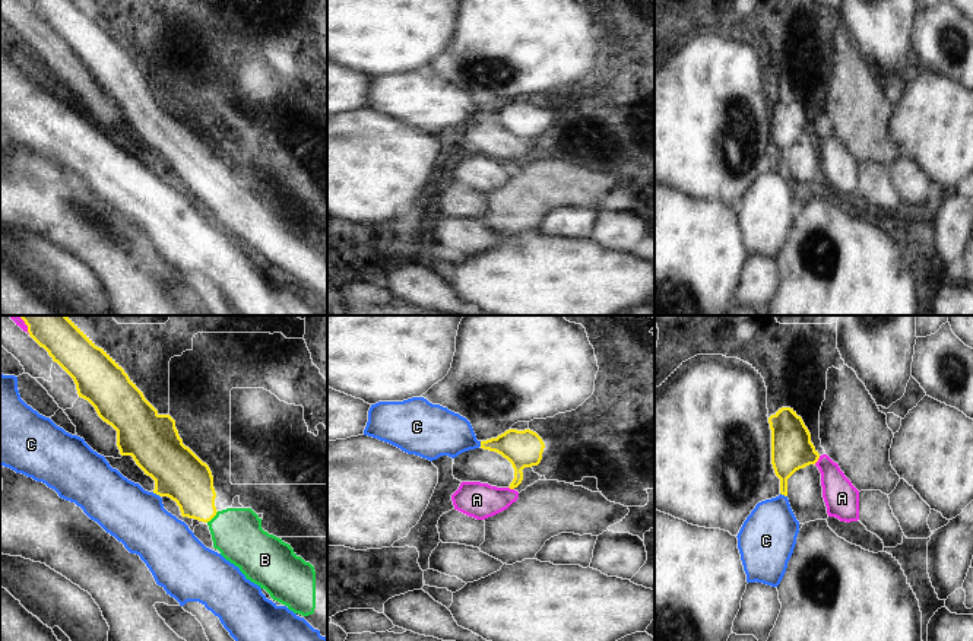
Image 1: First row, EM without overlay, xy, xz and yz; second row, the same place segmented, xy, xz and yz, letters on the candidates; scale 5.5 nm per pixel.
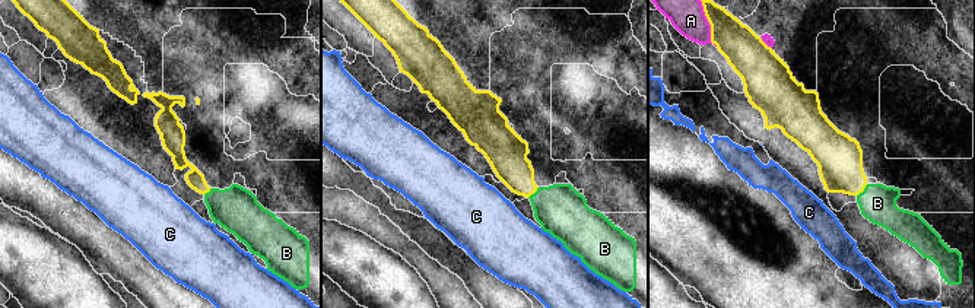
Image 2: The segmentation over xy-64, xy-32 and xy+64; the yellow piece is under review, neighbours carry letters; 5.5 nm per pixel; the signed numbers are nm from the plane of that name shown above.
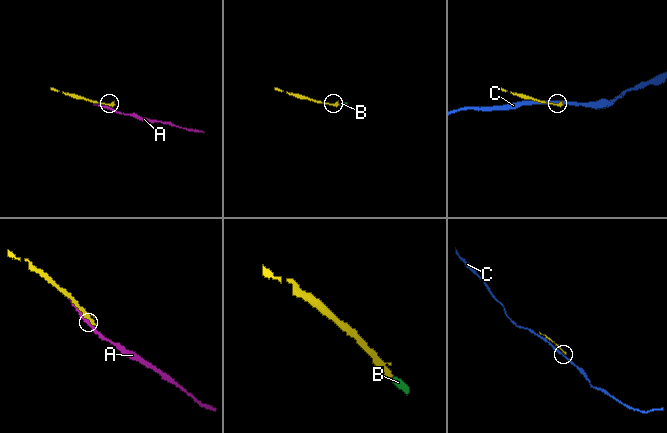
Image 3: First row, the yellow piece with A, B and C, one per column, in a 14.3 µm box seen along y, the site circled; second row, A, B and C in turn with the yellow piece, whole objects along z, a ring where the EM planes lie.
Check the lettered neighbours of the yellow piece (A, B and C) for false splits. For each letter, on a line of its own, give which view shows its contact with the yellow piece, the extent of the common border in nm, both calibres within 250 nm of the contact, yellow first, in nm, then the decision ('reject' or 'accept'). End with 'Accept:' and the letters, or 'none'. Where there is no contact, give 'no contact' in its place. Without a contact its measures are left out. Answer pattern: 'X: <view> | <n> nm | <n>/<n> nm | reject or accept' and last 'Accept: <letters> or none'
A: yz | 60 nm | 220/190 nm | reject
B: xy | 90 nm | 260/280 nm | accept
C: xy | 50 nm | 280/320 nm | reject
Accept: B

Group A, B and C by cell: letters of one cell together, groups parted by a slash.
A / B / C

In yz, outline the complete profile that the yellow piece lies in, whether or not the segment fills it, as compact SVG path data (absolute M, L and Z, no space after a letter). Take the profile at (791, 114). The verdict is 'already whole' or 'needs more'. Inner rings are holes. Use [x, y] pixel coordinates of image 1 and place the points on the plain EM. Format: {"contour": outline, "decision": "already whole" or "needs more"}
{"contour": "M782 80L768 91L771 102L771 137L780 152L780 166L787 169L787 152L799 142L815 137L818 124L801 89Z", "decision": "already whole"}

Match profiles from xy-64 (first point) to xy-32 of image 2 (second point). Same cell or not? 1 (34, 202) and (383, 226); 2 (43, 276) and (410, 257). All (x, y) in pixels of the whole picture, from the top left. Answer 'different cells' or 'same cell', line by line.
1: different cells
2: different cells

